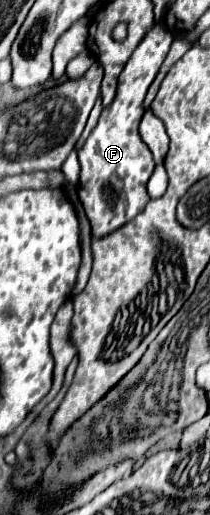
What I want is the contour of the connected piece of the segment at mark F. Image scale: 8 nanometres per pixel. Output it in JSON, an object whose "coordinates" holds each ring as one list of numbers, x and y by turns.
{"coordinates":[[155,21,155,27,139,43,119,75,119,89,109,107,101,111,101,117,87,137,79,153,79,201,91,225,93,237,105,237,115,229,129,223,149,201,147,181,155,169,149,147,139,137,139,123,145,113,143,99,155,79,167,51,171,47,171,33,163,27,163,21]]}

